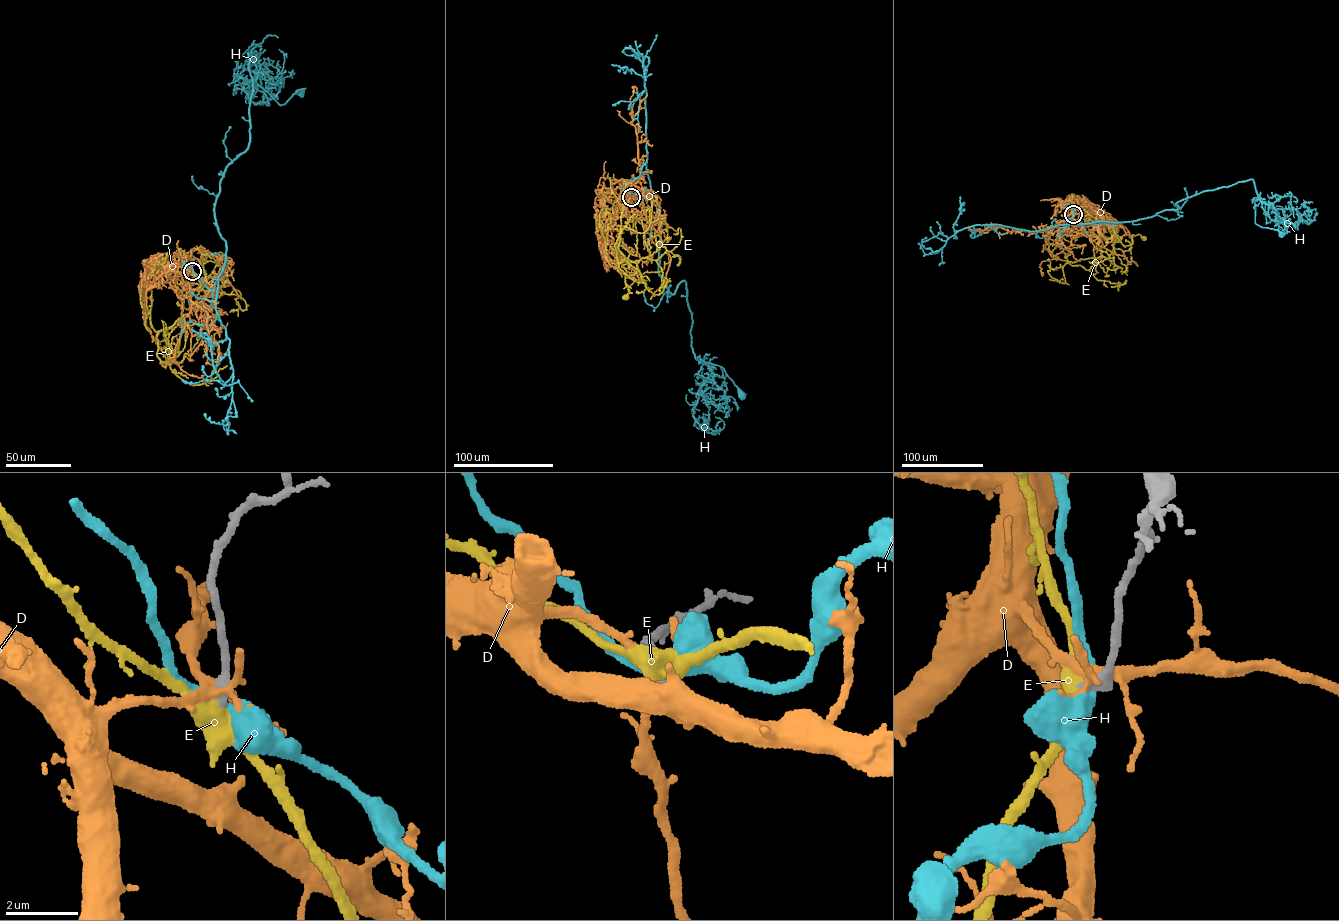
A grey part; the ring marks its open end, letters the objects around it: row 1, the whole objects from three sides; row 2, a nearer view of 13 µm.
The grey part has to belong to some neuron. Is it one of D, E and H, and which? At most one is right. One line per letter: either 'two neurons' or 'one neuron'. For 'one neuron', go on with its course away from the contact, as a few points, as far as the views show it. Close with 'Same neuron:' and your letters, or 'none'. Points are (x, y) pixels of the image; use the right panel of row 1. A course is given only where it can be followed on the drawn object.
D: two neurons
E: one neuron; course (1073, 214), (1071, 223), (1077, 229), (1114, 240), (1113, 229), (1124, 246), (1132, 243), (1132, 234), (1143, 238)
H: two neurons
Same neuron: E

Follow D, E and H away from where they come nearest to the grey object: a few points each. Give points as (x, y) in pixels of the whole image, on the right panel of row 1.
D: (1073, 214), (1056, 224), (1058, 235), (1063, 232), (1050, 235), (1046, 243), (1053, 258), (1040, 264), (1042, 276)
E: (1073, 214), (1071, 223), (1077, 229), (1114, 240), (1113, 229), (1124, 246), (1132, 243), (1132, 234), (1143, 238)
H: (1073, 214), (1064, 228), (1137, 220), (1252, 179), (1255, 223), (1282, 234)

